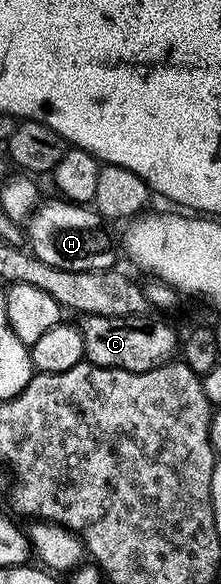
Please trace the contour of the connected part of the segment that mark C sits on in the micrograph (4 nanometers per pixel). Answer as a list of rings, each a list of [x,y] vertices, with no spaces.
[[[82,316],[79,328],[83,335],[84,360],[90,365],[146,373],[174,360],[179,349],[179,333],[165,321],[149,321],[144,317]]]

